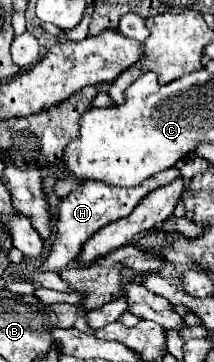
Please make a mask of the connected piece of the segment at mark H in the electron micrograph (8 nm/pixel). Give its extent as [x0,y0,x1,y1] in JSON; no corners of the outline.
[40,168,182,272]

